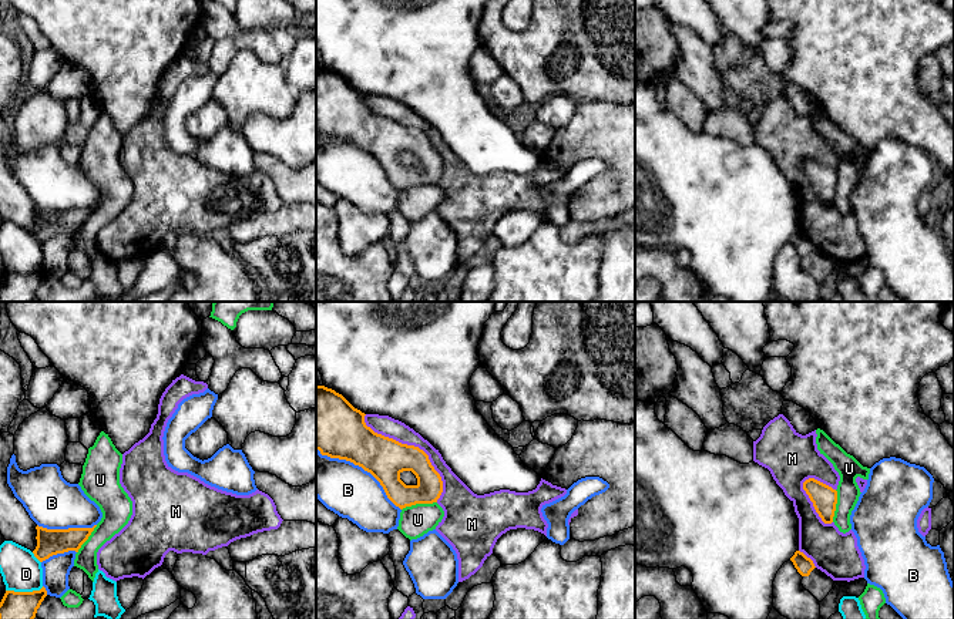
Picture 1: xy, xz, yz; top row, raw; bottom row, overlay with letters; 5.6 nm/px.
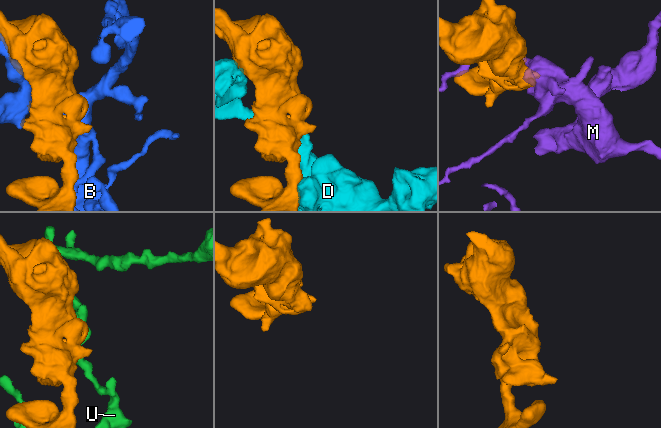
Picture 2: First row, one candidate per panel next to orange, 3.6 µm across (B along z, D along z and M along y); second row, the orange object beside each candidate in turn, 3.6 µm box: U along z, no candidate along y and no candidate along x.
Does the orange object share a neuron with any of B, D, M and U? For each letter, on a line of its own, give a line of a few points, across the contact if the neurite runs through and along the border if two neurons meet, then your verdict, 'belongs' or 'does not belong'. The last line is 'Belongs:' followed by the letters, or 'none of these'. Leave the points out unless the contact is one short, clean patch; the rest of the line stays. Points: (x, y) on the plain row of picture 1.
B: does not belong
D: does not belong
M: does not belong
U: does not belong
Belongs: none of these

